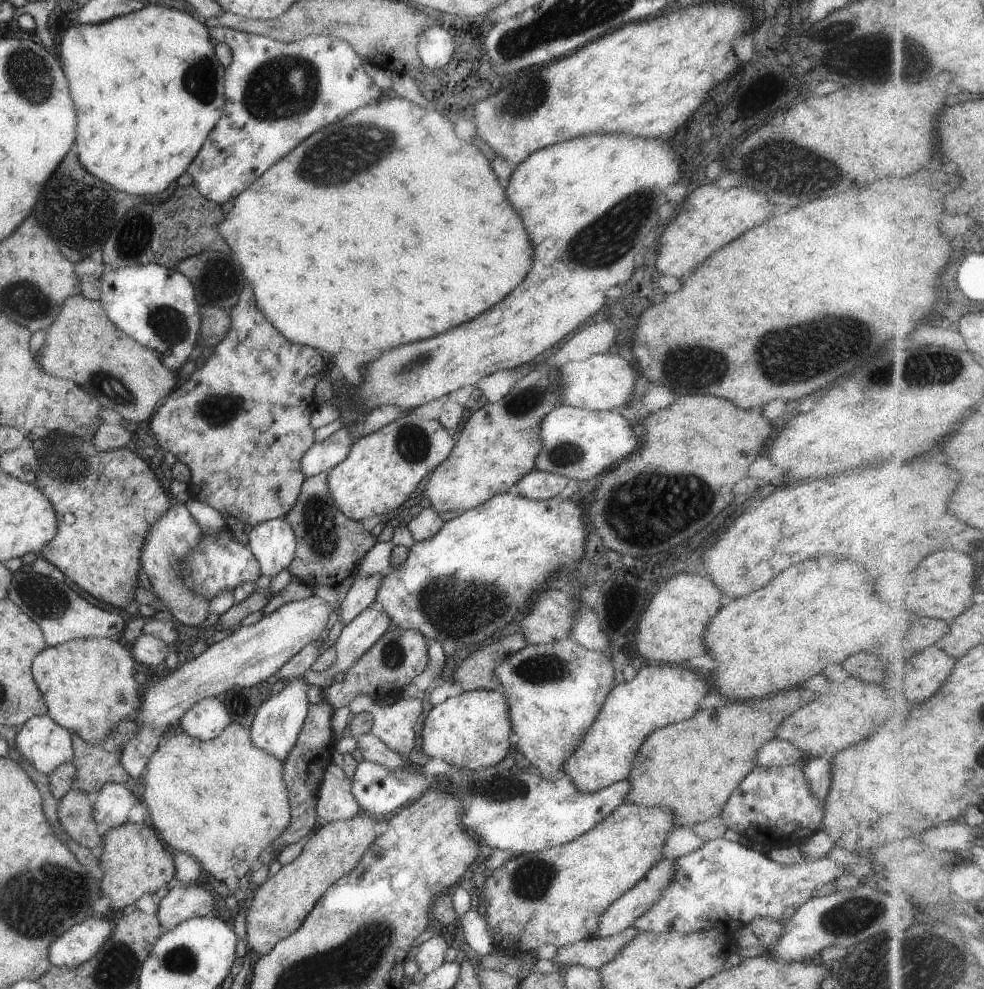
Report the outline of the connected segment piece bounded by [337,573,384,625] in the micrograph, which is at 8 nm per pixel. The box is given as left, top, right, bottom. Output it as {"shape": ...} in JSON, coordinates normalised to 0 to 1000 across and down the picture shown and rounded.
{"shape":[[[385,579],[359,585],[342,617],[342,625],[348,630],[352,632],[380,608],[389,581]]]}

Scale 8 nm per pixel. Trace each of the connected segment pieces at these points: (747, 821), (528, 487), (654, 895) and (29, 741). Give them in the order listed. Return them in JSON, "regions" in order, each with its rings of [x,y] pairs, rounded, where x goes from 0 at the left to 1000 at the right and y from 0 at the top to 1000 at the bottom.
{"regions":[[[[815,771],[793,776],[769,774],[755,789],[751,790],[747,799],[743,801],[741,807],[737,810],[731,826],[733,826],[737,838],[745,839],[745,841],[751,843],[752,846],[758,847],[765,854],[777,854],[786,858],[811,855],[821,845],[826,844],[834,837],[833,833],[837,826],[837,809],[836,813],[834,813],[823,800],[817,786]]],[[[540,475],[524,487],[524,499],[542,506],[556,506],[570,498],[576,486],[575,481]]],[[[670,870],[637,902],[624,910],[608,928],[604,946],[618,947],[627,944],[658,922],[682,892],[685,870]]],[[[46,723],[26,728],[14,744],[12,759],[49,784],[61,772],[70,771],[74,762],[72,740]]]]}

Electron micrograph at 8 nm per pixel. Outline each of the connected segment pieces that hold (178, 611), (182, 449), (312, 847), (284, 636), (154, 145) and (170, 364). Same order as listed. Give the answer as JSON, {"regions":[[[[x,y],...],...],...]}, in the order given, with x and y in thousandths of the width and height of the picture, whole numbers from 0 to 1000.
{"regions":[[[[180,508],[152,532],[142,560],[142,574],[154,592],[163,620],[194,635],[202,633],[208,627],[212,607],[191,596],[187,586],[180,580],[183,578],[183,571],[187,569],[185,566],[203,546],[203,539],[202,531],[194,523],[187,509]]],[[[247,289],[247,293],[243,296],[241,305],[233,312],[234,328],[232,335],[229,337],[227,344],[218,349],[218,354],[210,362],[208,368],[204,372],[198,372],[192,382],[186,386],[182,386],[172,398],[166,402],[164,407],[157,415],[157,418],[150,424],[150,432],[155,438],[162,457],[174,457],[174,461],[178,461],[179,465],[190,469],[192,477],[194,477],[194,491],[191,497],[196,499],[198,506],[208,508],[210,512],[214,512],[226,521],[237,522],[239,526],[243,526],[246,530],[258,531],[279,523],[286,523],[294,518],[300,510],[305,491],[310,485],[310,481],[305,474],[305,465],[308,458],[319,448],[319,433],[314,430],[314,421],[317,415],[321,413],[318,406],[317,392],[327,382],[326,372],[330,366],[331,360],[322,356],[319,352],[306,350],[292,344],[280,332],[268,321],[263,310],[260,310],[260,303],[257,301],[256,291]]],[[[365,819],[357,827],[334,830],[330,835],[320,838],[320,842],[307,856],[303,866],[254,901],[251,909],[249,940],[251,964],[268,966],[288,947],[294,946],[310,930],[320,911],[350,884],[365,872],[367,865],[383,845],[383,831],[377,823]]],[[[322,602],[291,609],[258,631],[243,631],[229,645],[211,653],[208,659],[176,676],[176,680],[151,688],[149,693],[142,696],[142,714],[135,724],[137,730],[141,730],[141,740],[126,752],[122,762],[121,770],[131,788],[146,783],[150,766],[161,755],[162,742],[169,734],[180,731],[182,725],[203,706],[225,706],[234,694],[239,698],[246,694],[257,694],[279,681],[308,653],[321,647],[332,631],[337,614]]],[[[155,4],[153,6],[143,6],[131,14],[101,24],[74,25],[62,34],[62,42],[60,42],[62,60],[60,64],[68,80],[69,94],[77,113],[74,150],[79,163],[88,174],[91,174],[97,180],[109,184],[117,192],[123,192],[123,194],[129,194],[129,196],[160,196],[160,194],[168,192],[172,188],[172,184],[176,184],[186,174],[189,174],[190,166],[196,162],[196,158],[204,150],[210,135],[218,127],[218,123],[225,115],[225,107],[227,107],[228,68],[223,64],[212,41],[214,41],[214,37],[210,34],[210,27],[203,24],[196,16],[174,8],[155,6]]],[[[162,267],[119,271],[103,279],[101,297],[109,322],[129,340],[155,354],[171,373],[179,376],[190,365],[201,343],[203,320],[196,288],[189,279]]]]}

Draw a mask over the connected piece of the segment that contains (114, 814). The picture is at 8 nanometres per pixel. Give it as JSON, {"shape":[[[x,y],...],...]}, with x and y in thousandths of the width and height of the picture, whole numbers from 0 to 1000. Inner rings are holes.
{"shape":[[[107,792],[93,813],[93,827],[98,833],[107,833],[109,837],[129,831],[129,822],[138,812],[133,799],[124,792]]]}

